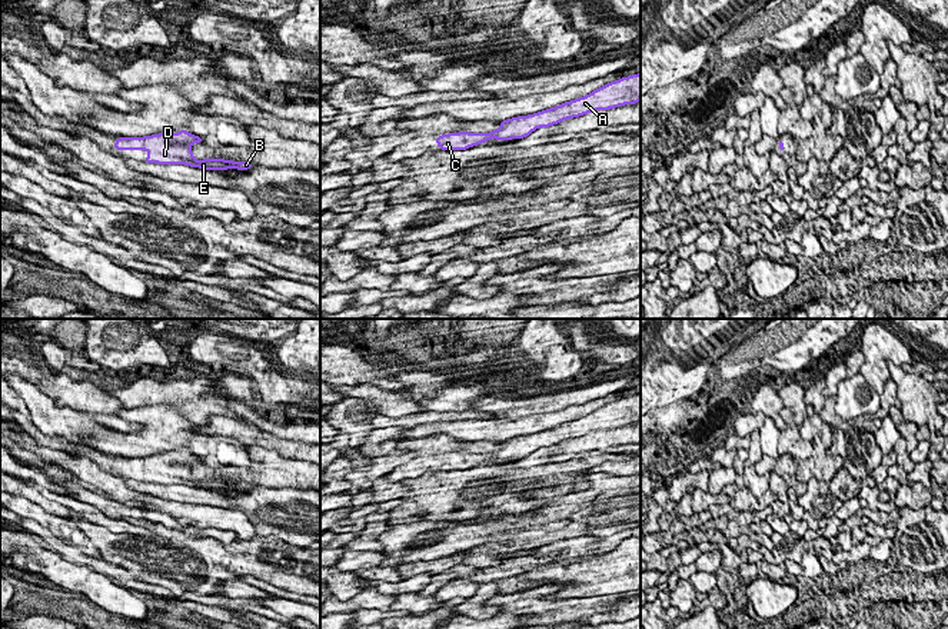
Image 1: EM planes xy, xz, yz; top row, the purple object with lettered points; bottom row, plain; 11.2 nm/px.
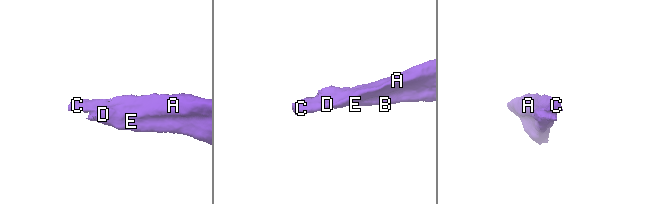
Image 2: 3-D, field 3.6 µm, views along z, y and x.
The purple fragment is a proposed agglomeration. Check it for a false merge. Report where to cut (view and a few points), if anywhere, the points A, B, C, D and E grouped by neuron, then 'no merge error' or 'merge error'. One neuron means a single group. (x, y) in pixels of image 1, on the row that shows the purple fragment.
no cut | A B C D E | no merge error

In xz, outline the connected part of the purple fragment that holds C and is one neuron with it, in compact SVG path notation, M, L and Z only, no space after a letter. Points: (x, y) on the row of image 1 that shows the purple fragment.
M641 73L611 81L592 93L565 101L528 116L512 117L500 123L500 127L489 133L449 133L435 137L440 150L466 150L492 137L496 140L523 139L539 127L549 127L566 119L579 117L596 110L609 110L641 100Z

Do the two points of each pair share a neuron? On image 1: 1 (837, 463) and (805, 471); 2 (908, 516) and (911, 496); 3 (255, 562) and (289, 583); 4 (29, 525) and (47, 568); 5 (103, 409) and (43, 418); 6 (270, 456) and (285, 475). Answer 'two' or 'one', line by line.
1: one
2: two
3: one
4: two
5: two
6: one

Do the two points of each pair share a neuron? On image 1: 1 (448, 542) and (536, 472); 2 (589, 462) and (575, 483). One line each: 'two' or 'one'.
1: two
2: one

